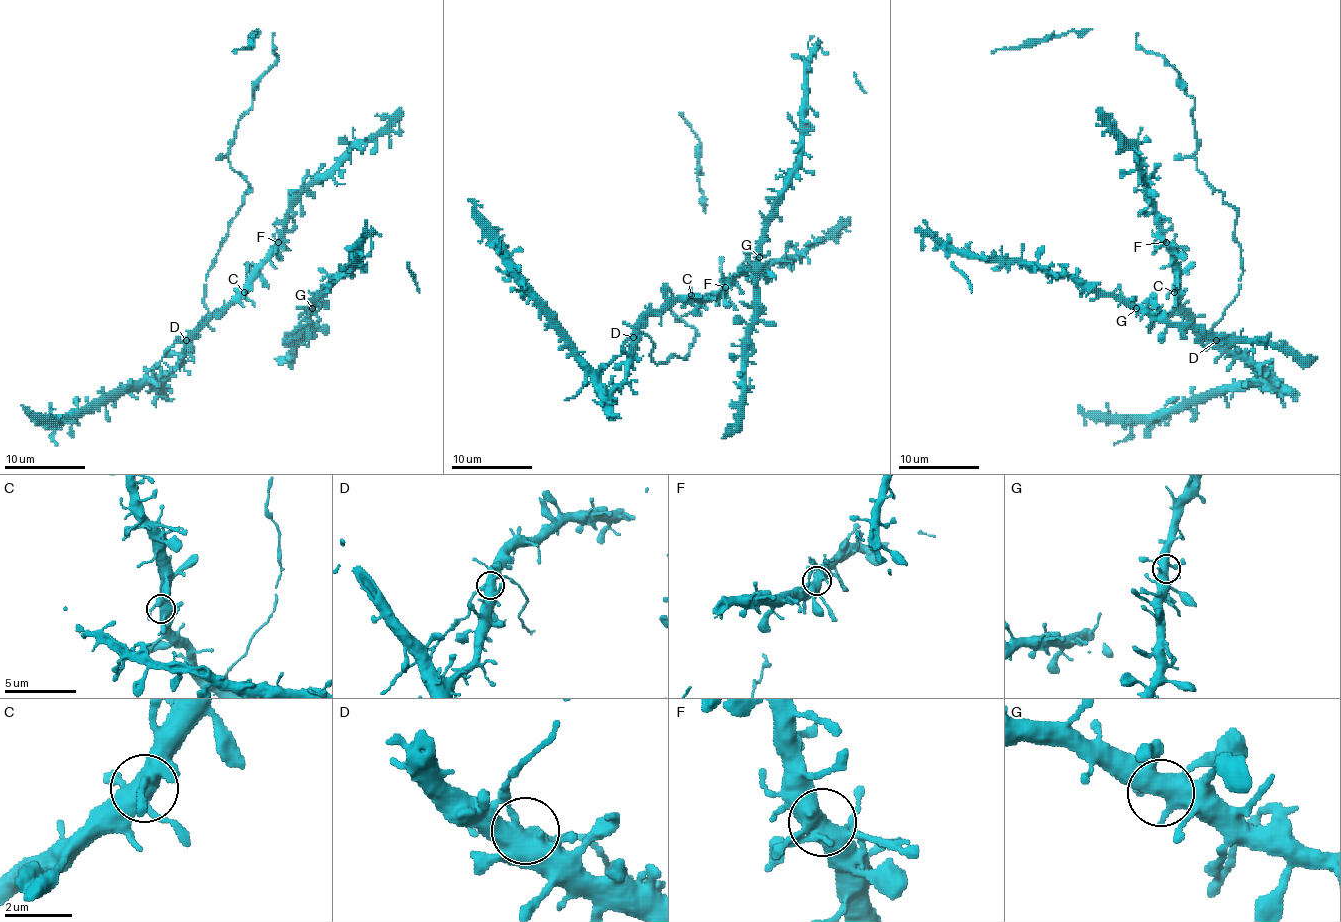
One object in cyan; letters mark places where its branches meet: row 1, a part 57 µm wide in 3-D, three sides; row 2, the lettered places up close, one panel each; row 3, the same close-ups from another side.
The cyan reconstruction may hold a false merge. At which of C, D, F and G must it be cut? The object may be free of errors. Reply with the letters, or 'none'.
none

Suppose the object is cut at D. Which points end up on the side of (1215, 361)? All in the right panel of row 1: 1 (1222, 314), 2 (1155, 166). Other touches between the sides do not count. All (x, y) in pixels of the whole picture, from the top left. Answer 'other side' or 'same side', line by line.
1: other side
2: same side

